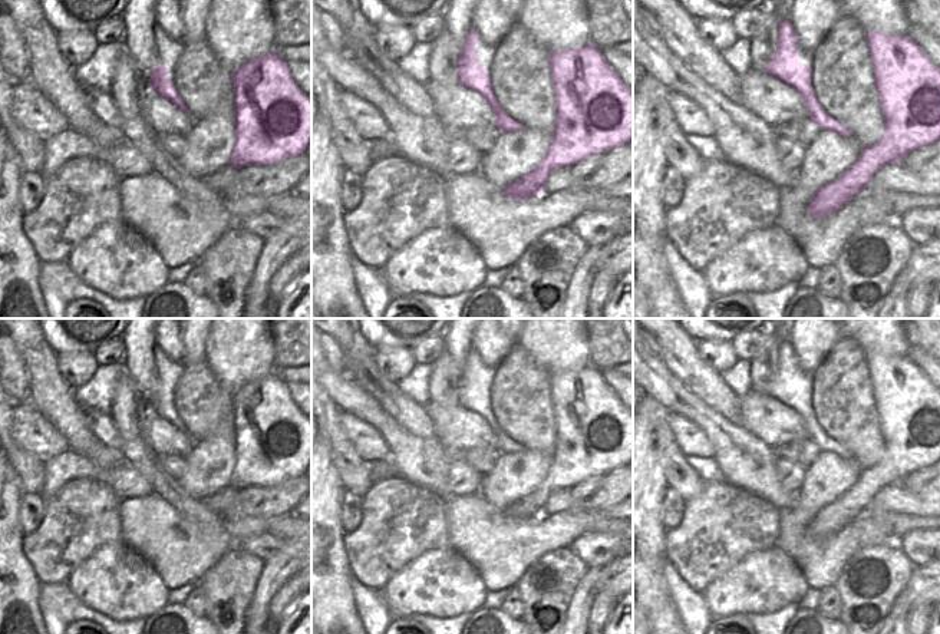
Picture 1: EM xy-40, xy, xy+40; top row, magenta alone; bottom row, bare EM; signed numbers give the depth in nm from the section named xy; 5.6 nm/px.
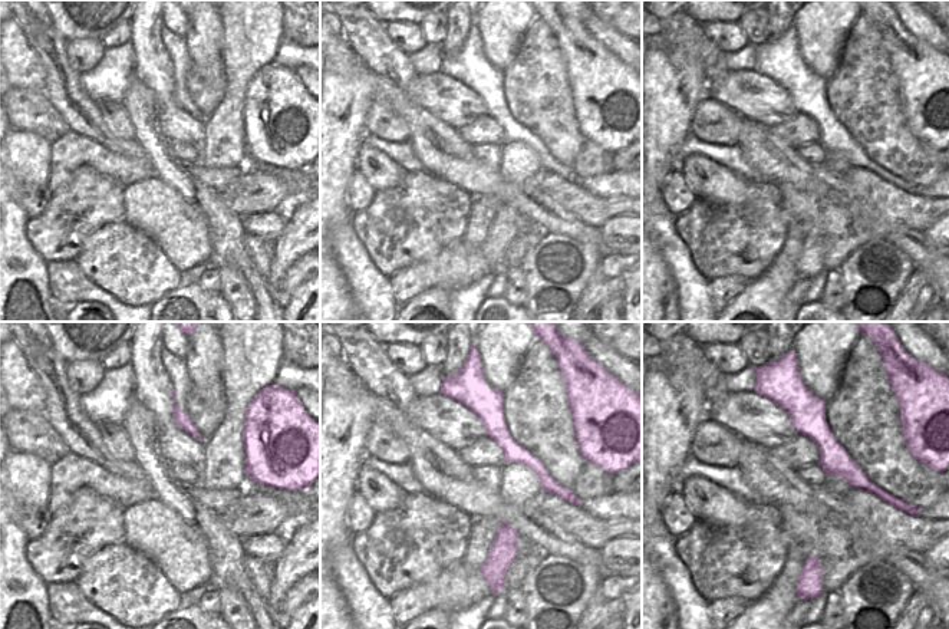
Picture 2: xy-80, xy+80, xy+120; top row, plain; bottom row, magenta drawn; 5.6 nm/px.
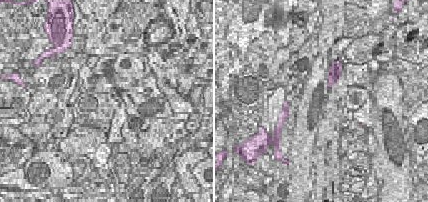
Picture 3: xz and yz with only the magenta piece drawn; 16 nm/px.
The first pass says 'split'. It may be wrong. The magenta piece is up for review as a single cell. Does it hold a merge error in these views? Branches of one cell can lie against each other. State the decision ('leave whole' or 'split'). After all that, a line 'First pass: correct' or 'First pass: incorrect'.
leave whole
First pass: incorrect

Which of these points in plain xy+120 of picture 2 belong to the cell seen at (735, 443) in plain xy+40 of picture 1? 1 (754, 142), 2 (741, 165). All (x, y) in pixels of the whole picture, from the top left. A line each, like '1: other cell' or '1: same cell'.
1: same cell
2: other cell

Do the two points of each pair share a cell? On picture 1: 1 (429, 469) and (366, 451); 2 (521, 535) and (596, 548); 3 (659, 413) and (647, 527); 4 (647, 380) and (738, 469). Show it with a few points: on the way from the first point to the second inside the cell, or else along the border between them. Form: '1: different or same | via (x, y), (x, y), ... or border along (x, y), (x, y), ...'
1: different | border along (372, 426), (385, 441), (389, 458)
2: different | border along (602, 531), (583, 532), (567, 545)
3: same | via (647, 442), (647, 498)
4: same | via (675, 402), (698, 412), (728, 442)

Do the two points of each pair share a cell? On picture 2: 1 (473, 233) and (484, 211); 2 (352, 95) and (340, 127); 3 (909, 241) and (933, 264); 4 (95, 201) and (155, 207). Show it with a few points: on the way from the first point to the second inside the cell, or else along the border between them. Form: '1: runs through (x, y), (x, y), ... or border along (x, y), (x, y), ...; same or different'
1: runs through (477, 227), (481, 217); same
2: runs through (352, 104), (349, 119); same
3: runs through (915, 246), (928, 259); same
4: border along (125, 187), (122, 191), (124, 220); different

